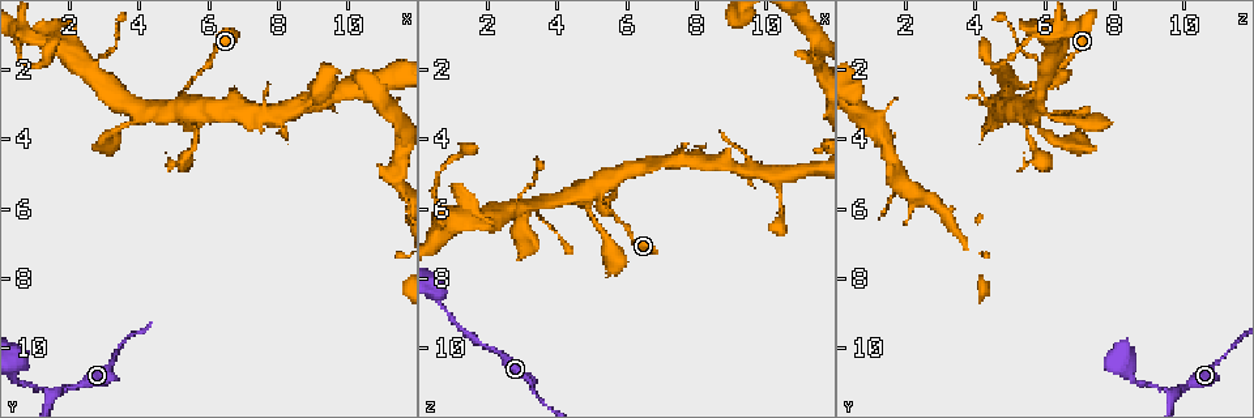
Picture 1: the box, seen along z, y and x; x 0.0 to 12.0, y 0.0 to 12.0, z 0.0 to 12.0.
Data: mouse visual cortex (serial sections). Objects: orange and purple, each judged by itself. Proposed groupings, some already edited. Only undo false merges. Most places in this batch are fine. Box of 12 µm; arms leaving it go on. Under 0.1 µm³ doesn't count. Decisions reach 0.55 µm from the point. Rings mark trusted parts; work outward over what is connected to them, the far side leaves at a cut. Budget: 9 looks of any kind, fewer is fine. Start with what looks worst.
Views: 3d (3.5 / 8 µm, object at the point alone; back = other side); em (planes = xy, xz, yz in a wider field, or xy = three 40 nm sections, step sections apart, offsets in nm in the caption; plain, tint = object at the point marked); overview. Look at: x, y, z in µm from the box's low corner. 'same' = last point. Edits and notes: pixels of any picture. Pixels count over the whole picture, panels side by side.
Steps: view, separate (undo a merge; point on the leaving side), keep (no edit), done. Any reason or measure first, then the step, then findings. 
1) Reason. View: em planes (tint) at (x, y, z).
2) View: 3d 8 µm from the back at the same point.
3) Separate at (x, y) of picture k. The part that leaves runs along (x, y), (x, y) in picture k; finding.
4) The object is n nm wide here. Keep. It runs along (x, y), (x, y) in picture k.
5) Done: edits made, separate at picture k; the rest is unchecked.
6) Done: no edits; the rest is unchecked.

Thin neck. View: 3d 8 µm at (1.5, 11.3, 9.6).

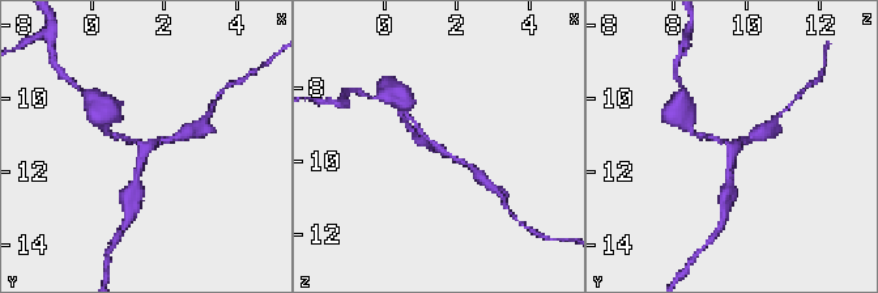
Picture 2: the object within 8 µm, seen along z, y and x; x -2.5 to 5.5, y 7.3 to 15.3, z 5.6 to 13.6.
3 arms meet here; the arms are 150, 150, 150 nm wide. View: em xy step 2 (tint) at (1.6, 11.3, 9.7).

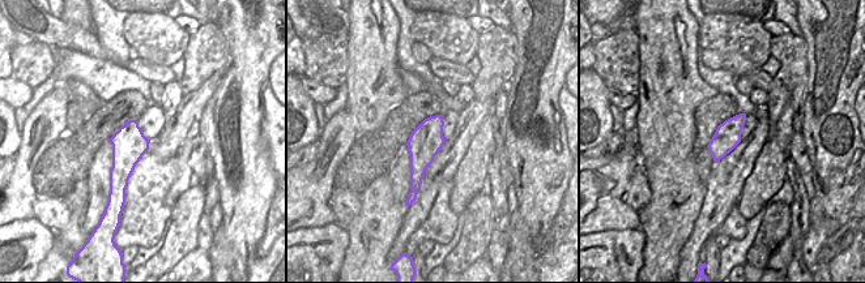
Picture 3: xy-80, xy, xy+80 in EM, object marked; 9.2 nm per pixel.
The object is 300 nm wide here. Keep. It runs along (472, 169), (431, 143), (414, 123) in picture 2; all the same cell.

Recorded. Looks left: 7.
Thin arm on a thick one. View: 3d 3.5 µm at (5.1, 3.1, 5.4).

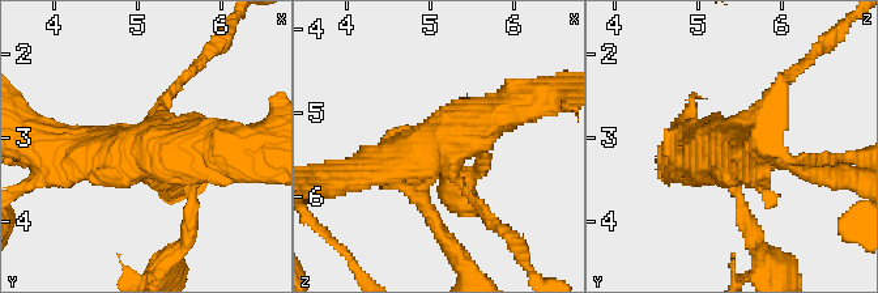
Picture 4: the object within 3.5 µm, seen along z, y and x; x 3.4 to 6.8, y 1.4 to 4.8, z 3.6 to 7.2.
Shape alone is not enough. View: em xy step 3 (plain) at (5.20, 3.05, 5.35).

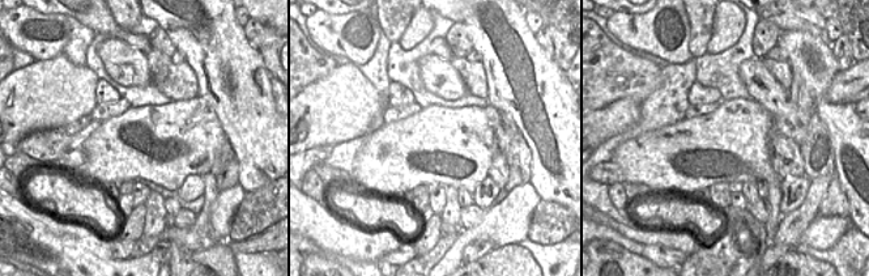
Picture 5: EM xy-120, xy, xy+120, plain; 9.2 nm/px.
With the object marked. View: em xy step 3 (tint) at the same point.

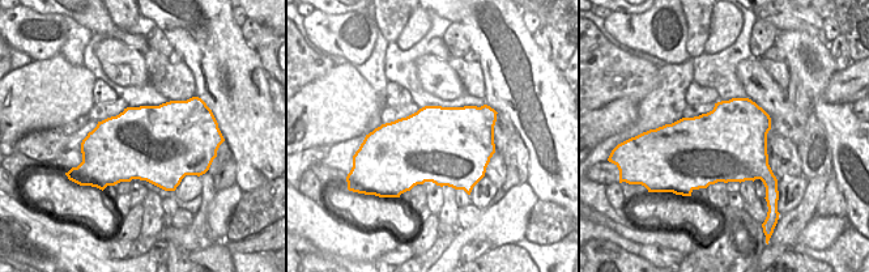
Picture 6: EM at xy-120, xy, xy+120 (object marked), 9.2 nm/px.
Keep. It runs along (183, 77), (139, 153), (71, 149) in picture 4; all the same cell.

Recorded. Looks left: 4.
Thin arm on a thick one. View: 3d 3.5 µm from the back at (1.0, 1.0, 6.3).

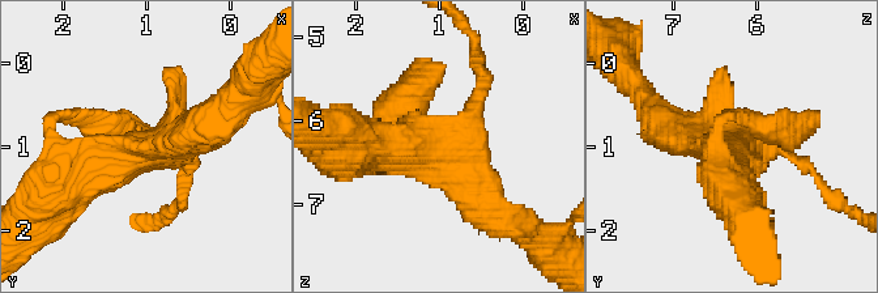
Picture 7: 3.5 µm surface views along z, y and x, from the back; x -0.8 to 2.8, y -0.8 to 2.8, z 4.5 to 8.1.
4 arms meet here; the arms are 150, 250, 450, 450 nm wide; need the tissue. View: em xy step 5 (tint) at (0.95, 1.05, 6.30).

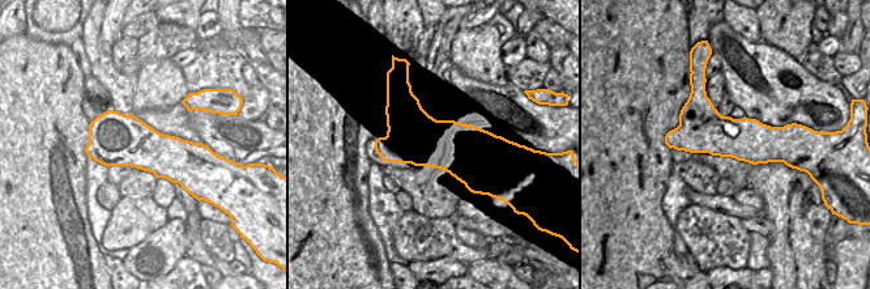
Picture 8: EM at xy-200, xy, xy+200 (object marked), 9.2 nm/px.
Cut it another way. View: em xy step 2 (tint) at the same point.

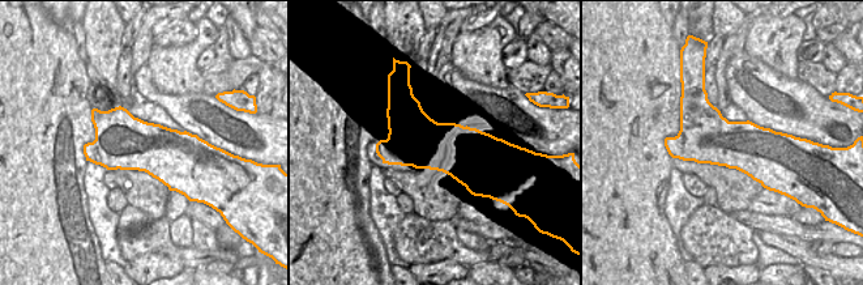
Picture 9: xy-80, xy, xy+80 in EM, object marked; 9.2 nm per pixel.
Keep. It runs along (363, 143), (444, 147), (484, 79) in picture 7; all the same cell.

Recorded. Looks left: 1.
Done: no edits; the rest is unchecked.

